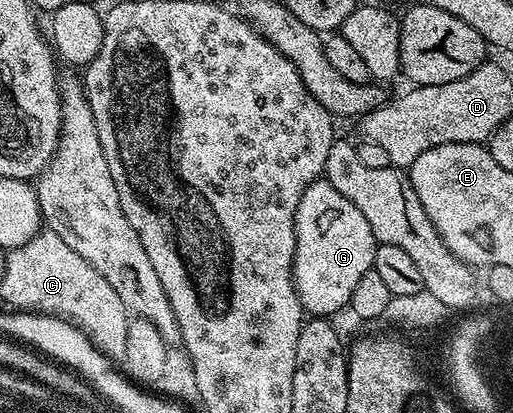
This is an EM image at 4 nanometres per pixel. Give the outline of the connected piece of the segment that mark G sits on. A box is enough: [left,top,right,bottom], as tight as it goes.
[291,180,376,316]

